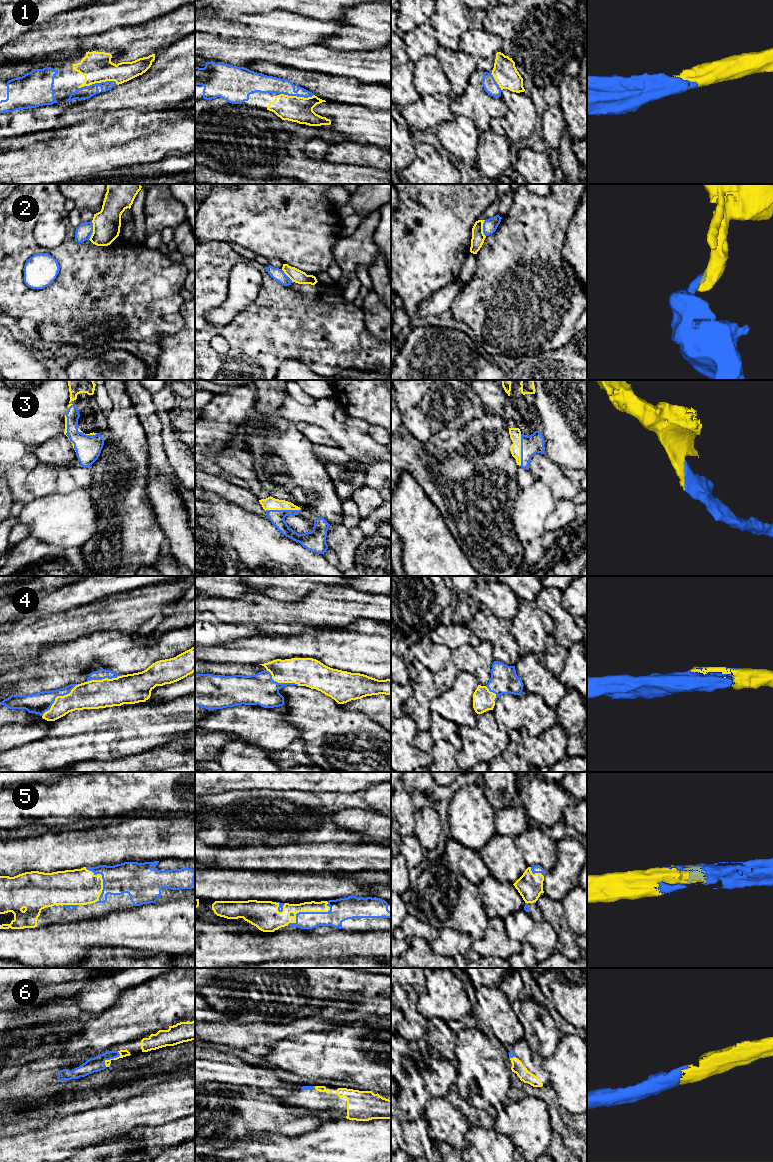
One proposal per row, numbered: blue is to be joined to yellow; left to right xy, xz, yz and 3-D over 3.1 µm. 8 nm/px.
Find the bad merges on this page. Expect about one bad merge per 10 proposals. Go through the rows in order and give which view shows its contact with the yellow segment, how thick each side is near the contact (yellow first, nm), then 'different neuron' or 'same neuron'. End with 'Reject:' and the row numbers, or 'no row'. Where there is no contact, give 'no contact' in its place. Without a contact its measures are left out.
1: xy | 240/110 nm | same neuron
2: xy | 220/130 nm | different neuron
3: xz | 110/120 nm | same neuron
4: xy | 220/170 nm | same neuron
5: xz | 140/150 nm | same neuron
6: xy | 60/120 nm | same neuron
Reject: 2

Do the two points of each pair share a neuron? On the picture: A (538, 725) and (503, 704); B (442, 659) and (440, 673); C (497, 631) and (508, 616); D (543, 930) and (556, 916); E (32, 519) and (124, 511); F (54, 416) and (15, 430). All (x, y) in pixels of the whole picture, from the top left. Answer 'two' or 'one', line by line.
A: one
B: one
C: two
D: two
E: two
F: one

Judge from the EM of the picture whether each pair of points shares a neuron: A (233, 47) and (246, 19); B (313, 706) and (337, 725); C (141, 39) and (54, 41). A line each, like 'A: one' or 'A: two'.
A: two
B: one
C: two

